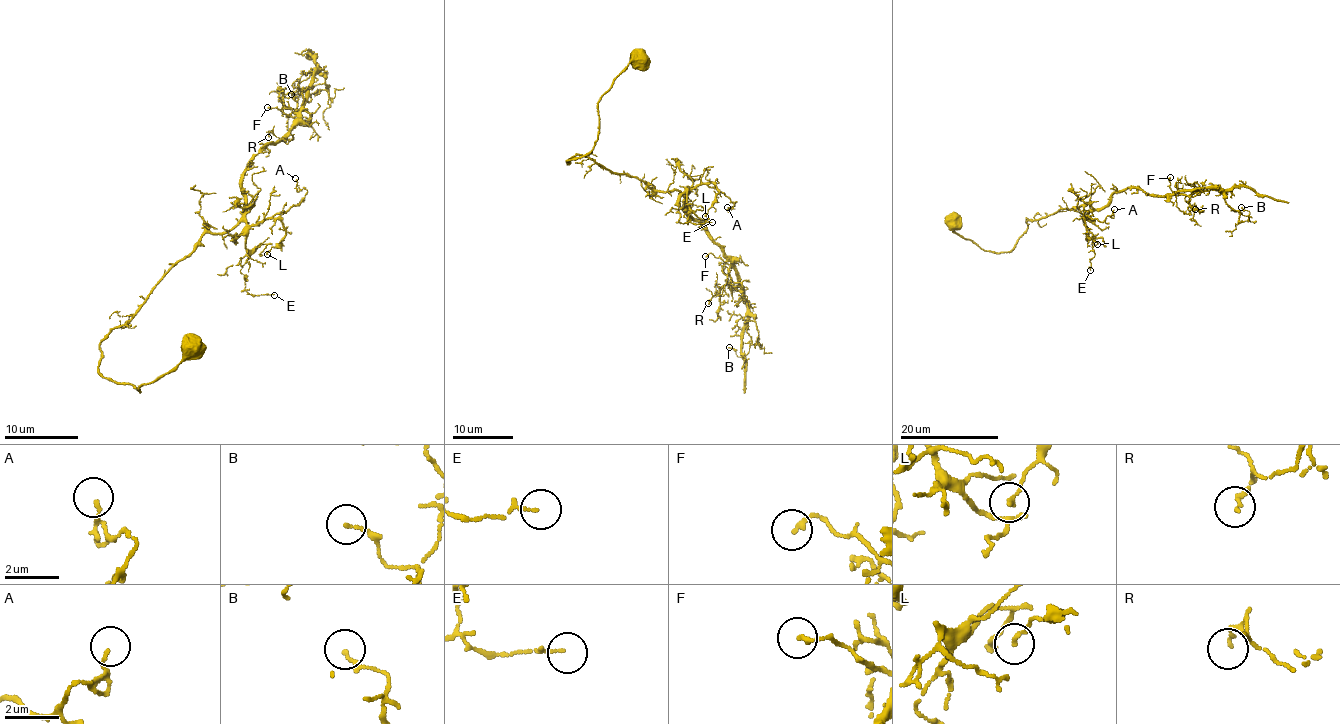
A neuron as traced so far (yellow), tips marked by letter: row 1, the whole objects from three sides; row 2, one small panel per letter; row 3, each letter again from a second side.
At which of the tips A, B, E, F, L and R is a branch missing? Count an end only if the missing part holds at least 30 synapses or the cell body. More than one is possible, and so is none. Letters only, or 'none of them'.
none of them

